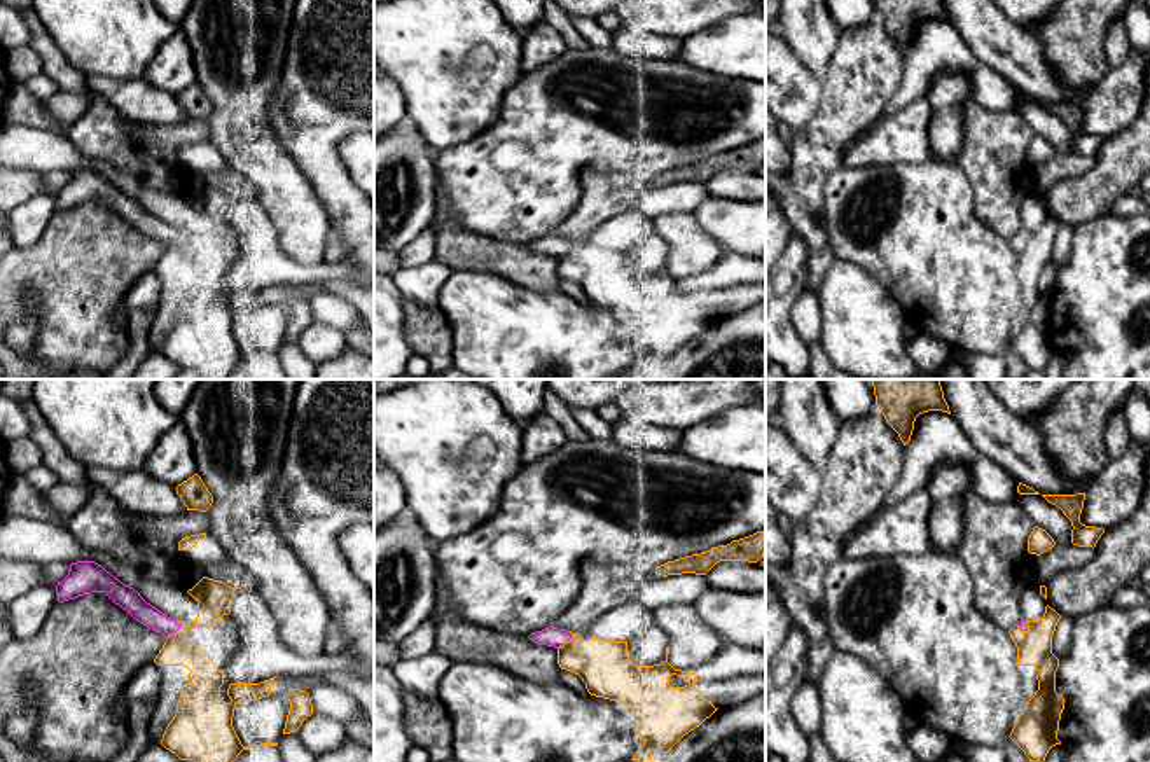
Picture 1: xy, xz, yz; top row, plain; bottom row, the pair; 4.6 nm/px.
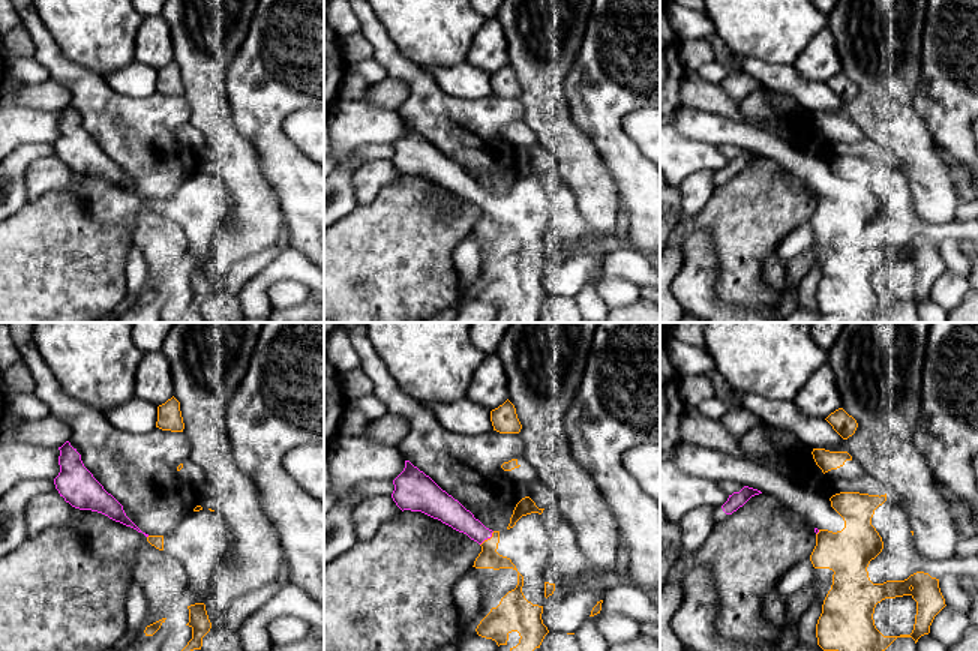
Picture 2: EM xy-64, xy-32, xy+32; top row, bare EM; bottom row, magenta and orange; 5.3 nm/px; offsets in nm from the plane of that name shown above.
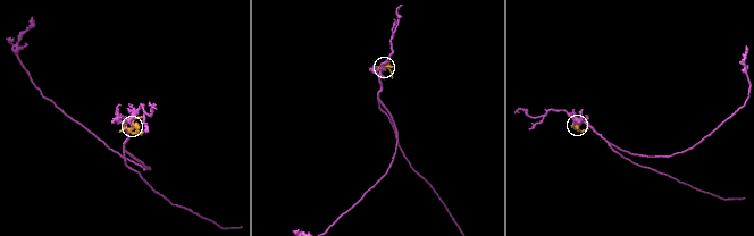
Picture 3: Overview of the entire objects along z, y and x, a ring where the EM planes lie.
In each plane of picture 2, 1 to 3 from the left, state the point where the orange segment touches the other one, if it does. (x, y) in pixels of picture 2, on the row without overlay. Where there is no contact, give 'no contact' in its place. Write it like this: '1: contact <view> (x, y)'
1: no contact
2: contact xy-32 (488, 201)
3: contact xy+32 (818, 195)

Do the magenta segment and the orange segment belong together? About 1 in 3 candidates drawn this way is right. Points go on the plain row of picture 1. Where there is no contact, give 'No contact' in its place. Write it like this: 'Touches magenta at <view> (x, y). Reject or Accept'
Touches magenta at xz (567, 249). Reject

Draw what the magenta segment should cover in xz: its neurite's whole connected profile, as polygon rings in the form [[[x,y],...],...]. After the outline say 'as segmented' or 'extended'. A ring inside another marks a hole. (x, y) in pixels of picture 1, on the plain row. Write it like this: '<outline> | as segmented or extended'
[[[549,234],[549,236],[542,238],[542,239],[531,241],[528,246],[531,250],[538,252],[538,253],[547,253],[547,255],[559,257],[566,250],[573,248],[573,243],[570,239],[566,239],[566,238]]] | as segmented

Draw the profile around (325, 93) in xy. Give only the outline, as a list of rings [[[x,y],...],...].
[[[297,0],[280,89],[269,107],[269,117],[280,143],[294,157],[323,206],[332,238],[343,241],[348,253],[343,262],[351,269],[350,285],[374,287],[374,201],[351,180],[337,147],[358,131],[374,133],[374,0]]]

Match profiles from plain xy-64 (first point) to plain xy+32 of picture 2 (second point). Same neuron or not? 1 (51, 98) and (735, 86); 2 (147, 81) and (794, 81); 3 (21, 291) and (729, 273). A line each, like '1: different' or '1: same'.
1: same
2: same
3: same

